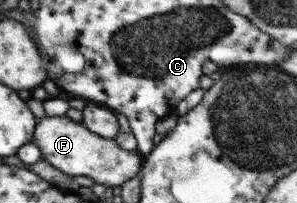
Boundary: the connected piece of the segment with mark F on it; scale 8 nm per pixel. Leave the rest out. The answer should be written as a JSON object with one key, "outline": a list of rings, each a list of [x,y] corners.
{"outline":[[[65,114],[40,118],[35,124],[33,144],[39,148],[41,158],[59,172],[69,176],[86,176],[105,187],[120,186],[123,181],[141,173],[142,169],[143,154],[119,148],[114,139],[111,141],[97,136],[80,122],[71,121]]]}

